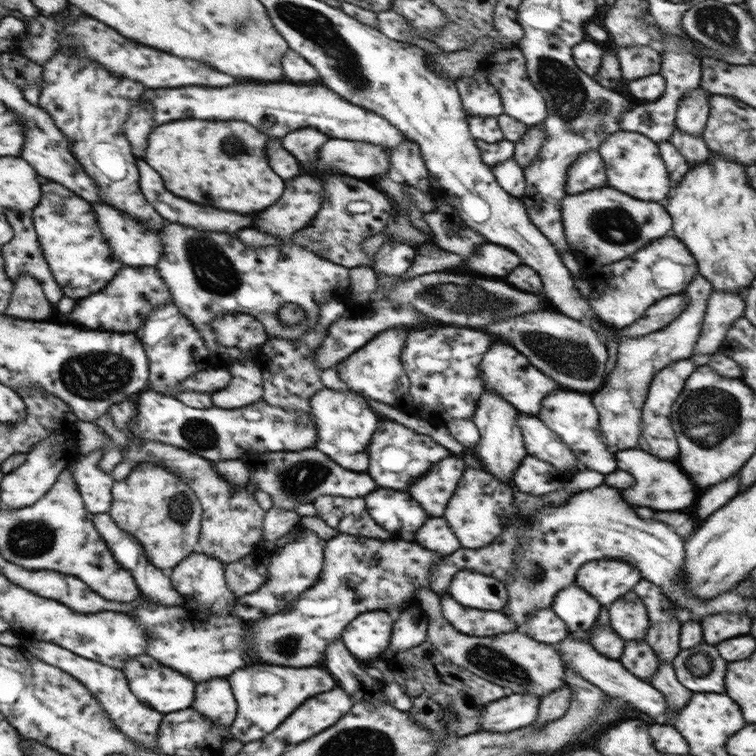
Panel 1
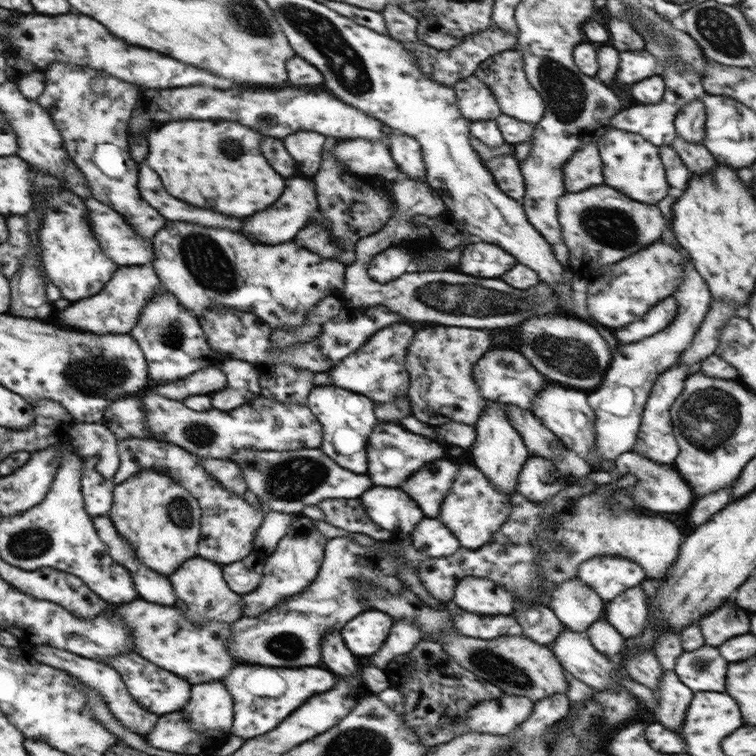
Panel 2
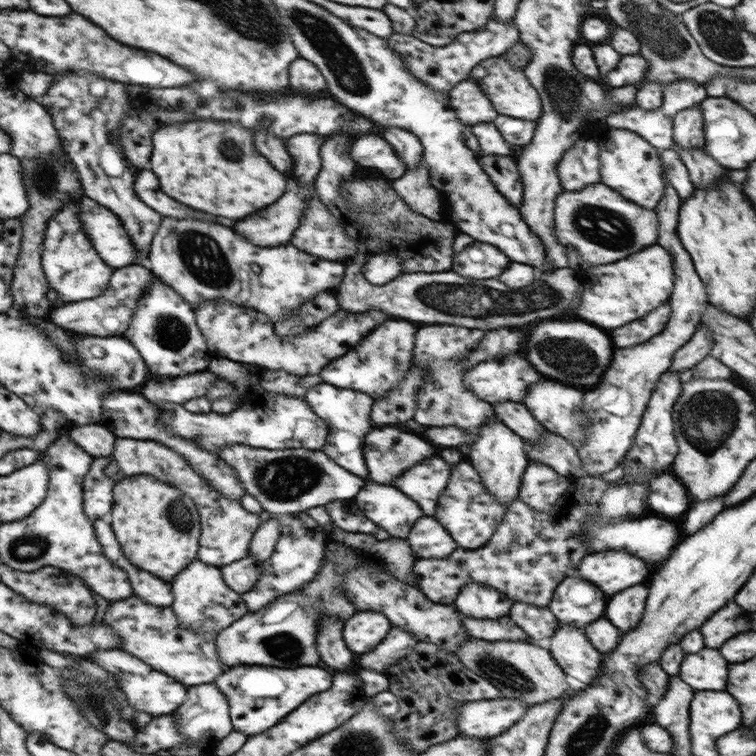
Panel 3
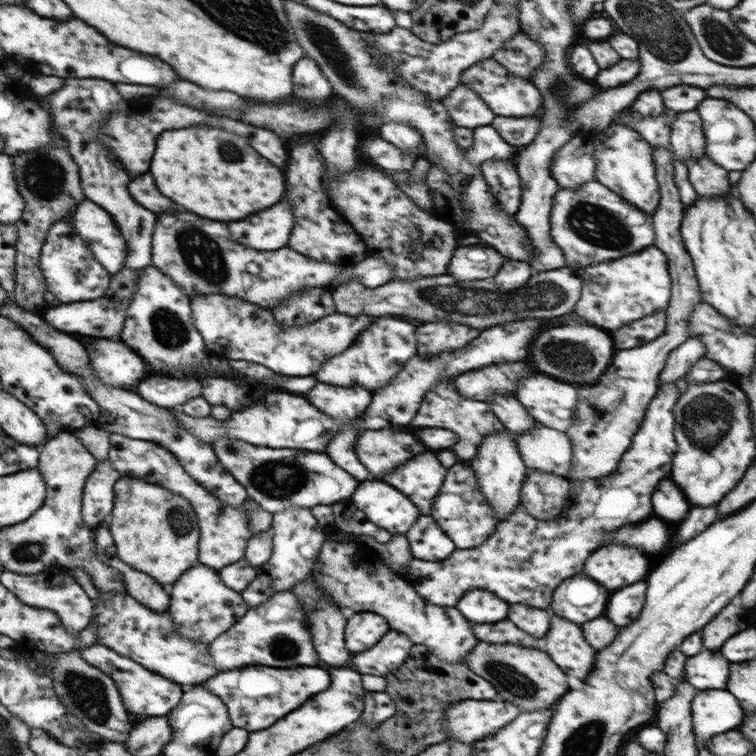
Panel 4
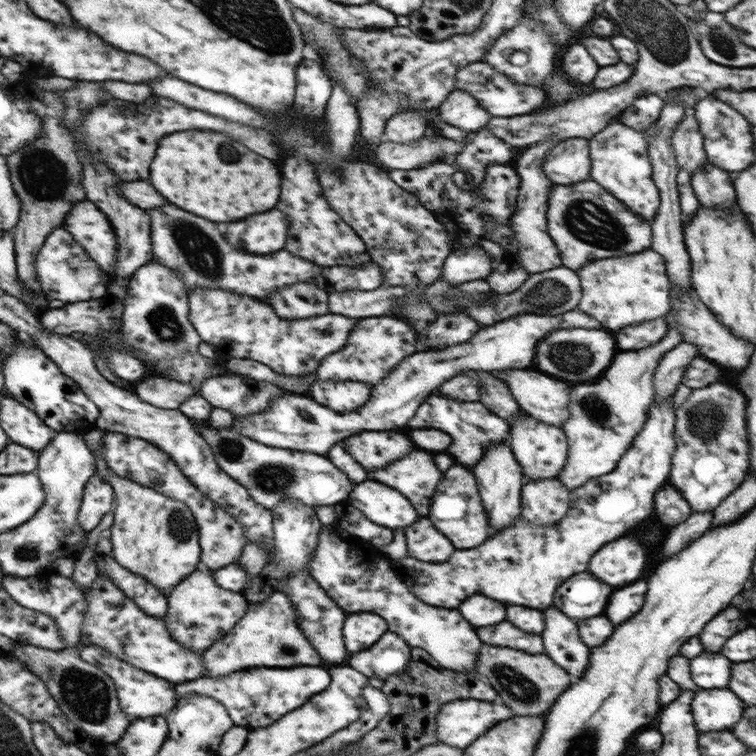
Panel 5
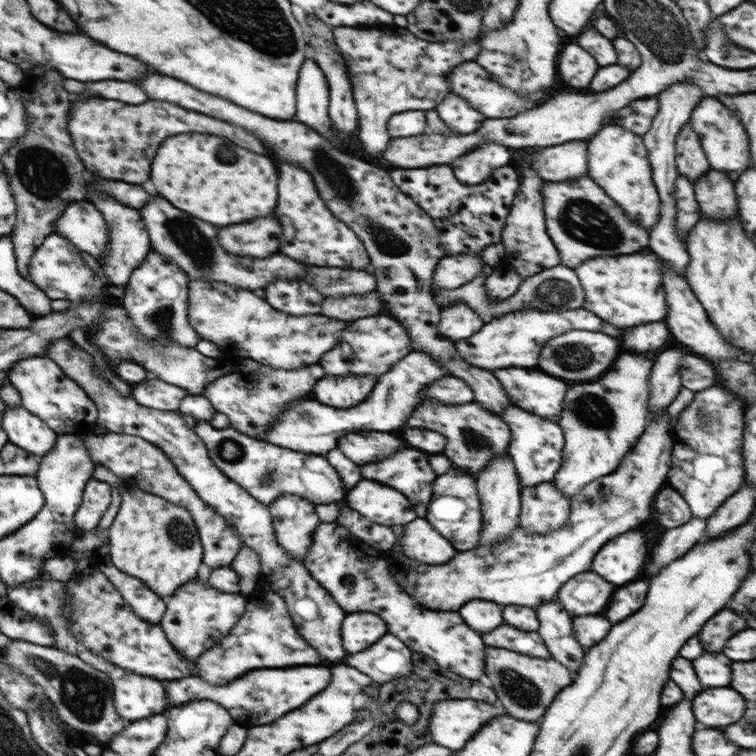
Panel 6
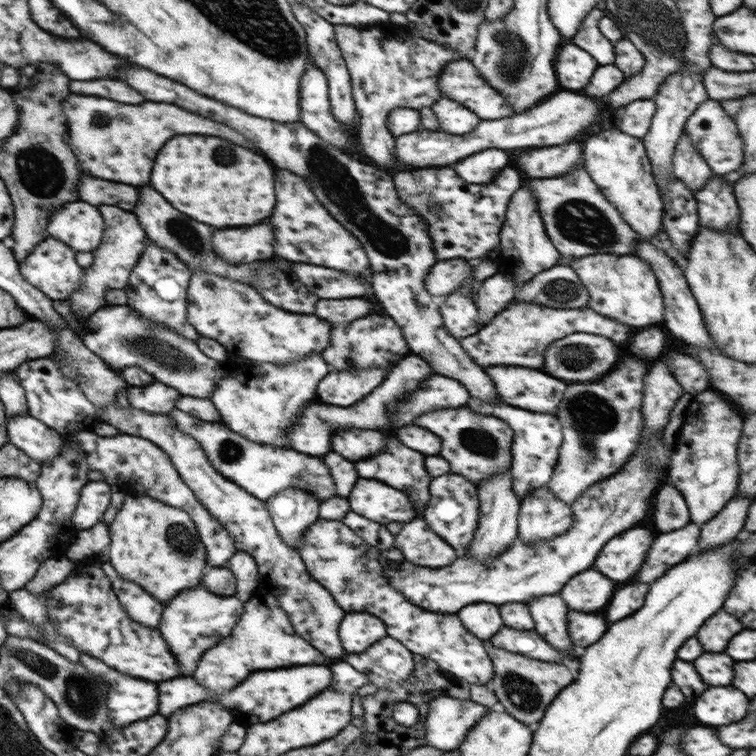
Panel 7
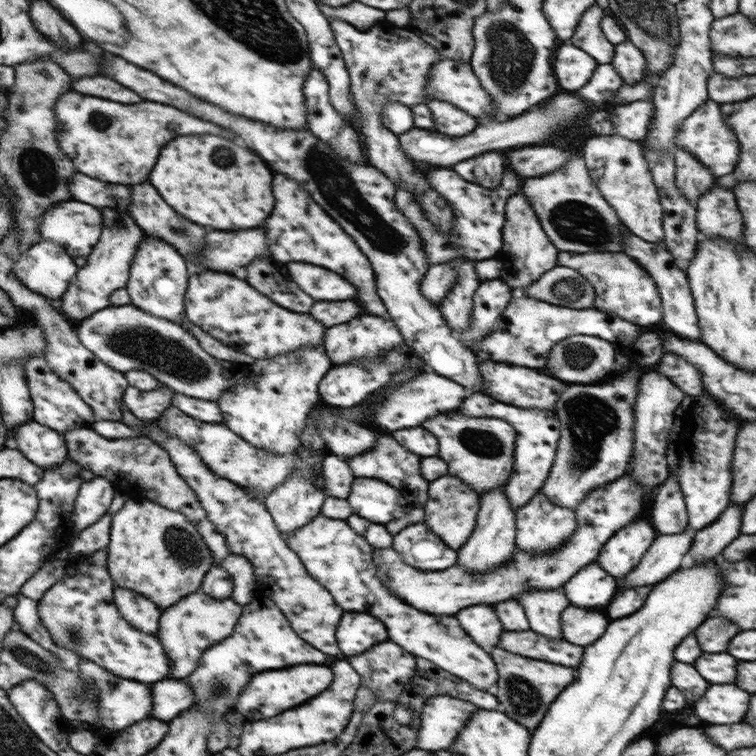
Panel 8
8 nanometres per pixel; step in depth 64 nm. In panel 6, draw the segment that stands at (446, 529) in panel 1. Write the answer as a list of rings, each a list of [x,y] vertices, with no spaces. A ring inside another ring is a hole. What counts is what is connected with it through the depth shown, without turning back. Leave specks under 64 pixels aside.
[[[416,518],[404,526],[402,544],[406,556],[426,564],[444,564],[457,552],[452,543],[440,536],[424,518]]]

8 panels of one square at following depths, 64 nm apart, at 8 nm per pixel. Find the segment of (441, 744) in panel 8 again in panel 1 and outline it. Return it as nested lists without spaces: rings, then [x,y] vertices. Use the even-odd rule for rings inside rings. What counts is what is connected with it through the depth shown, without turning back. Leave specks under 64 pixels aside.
[[[508,693],[501,700],[490,702],[480,717],[482,731],[512,732],[529,727],[539,716],[541,698],[530,693]]]

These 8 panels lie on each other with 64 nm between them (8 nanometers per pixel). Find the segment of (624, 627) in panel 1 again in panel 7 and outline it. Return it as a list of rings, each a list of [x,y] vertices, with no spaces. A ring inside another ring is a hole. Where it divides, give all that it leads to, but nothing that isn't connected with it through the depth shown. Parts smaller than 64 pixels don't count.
[[[629,582],[618,587],[611,602],[603,610],[603,615],[614,623],[634,614],[643,604],[650,585],[642,582]]]

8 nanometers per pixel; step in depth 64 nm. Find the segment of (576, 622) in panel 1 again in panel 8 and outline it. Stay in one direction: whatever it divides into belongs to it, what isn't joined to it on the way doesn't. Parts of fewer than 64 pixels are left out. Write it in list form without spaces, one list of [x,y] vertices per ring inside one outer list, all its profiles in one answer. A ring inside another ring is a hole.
[[[597,561],[578,570],[560,590],[570,600],[570,605],[586,610],[603,611],[614,598],[618,588],[614,580]]]

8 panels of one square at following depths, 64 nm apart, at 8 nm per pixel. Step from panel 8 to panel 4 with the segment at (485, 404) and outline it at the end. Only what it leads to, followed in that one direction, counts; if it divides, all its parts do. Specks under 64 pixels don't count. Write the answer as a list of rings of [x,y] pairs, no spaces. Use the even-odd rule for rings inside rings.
[[[537,423],[528,434],[514,435],[527,470],[538,469],[566,477],[572,468],[572,443],[568,434]]]

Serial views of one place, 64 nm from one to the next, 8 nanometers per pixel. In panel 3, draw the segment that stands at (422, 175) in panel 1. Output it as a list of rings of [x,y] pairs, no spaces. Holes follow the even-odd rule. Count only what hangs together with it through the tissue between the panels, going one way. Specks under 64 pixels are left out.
[[[384,127],[381,130],[381,136],[400,156],[400,160],[406,164],[407,169],[414,169],[420,166],[420,160],[423,160],[423,146],[418,136],[404,128]]]

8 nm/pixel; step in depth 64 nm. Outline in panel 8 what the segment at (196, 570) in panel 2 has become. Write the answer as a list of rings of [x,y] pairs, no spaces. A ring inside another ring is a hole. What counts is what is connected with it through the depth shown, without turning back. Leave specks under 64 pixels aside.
[[[202,590],[194,591],[176,604],[170,605],[159,618],[158,639],[170,659],[170,676],[172,679],[185,679],[190,676],[202,658],[202,653],[232,634],[243,606],[236,603],[232,597],[218,600],[208,596]]]

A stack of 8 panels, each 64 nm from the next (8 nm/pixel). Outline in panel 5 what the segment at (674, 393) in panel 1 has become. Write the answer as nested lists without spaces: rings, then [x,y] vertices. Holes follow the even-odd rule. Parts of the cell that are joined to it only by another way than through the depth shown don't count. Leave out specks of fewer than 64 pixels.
[[[672,397],[652,403],[644,427],[634,437],[632,446],[622,455],[617,467],[572,490],[570,509],[558,523],[535,528],[534,524],[528,524],[518,515],[518,520],[514,519],[514,523],[500,529],[498,534],[493,534],[477,547],[455,549],[448,562],[430,564],[412,560],[414,566],[408,566],[404,560],[404,582],[410,584],[410,590],[420,600],[438,608],[457,609],[466,596],[476,592],[507,605],[522,605],[541,611],[553,606],[558,587],[571,576],[588,570],[594,553],[622,537],[628,528],[646,520],[654,512],[654,496],[668,483],[671,458],[676,450],[675,420]]]

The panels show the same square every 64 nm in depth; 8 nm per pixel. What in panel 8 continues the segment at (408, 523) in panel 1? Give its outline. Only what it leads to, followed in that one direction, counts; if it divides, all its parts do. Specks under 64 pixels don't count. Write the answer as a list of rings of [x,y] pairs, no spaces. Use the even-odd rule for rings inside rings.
[[[356,478],[347,500],[353,512],[356,510],[358,516],[376,524],[388,524],[412,510],[412,502],[404,496],[404,492],[398,492],[380,480]]]

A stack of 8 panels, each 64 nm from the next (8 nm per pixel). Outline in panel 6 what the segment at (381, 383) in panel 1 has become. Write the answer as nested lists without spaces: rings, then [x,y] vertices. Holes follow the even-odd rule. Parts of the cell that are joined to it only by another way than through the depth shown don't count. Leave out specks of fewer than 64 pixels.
[[[387,313],[352,321],[352,324],[346,328],[346,332],[340,336],[340,344],[336,344],[330,351],[322,356],[320,362],[326,372],[325,376],[370,374],[370,376],[380,377],[380,374],[388,372],[406,354],[413,352],[406,327]]]

